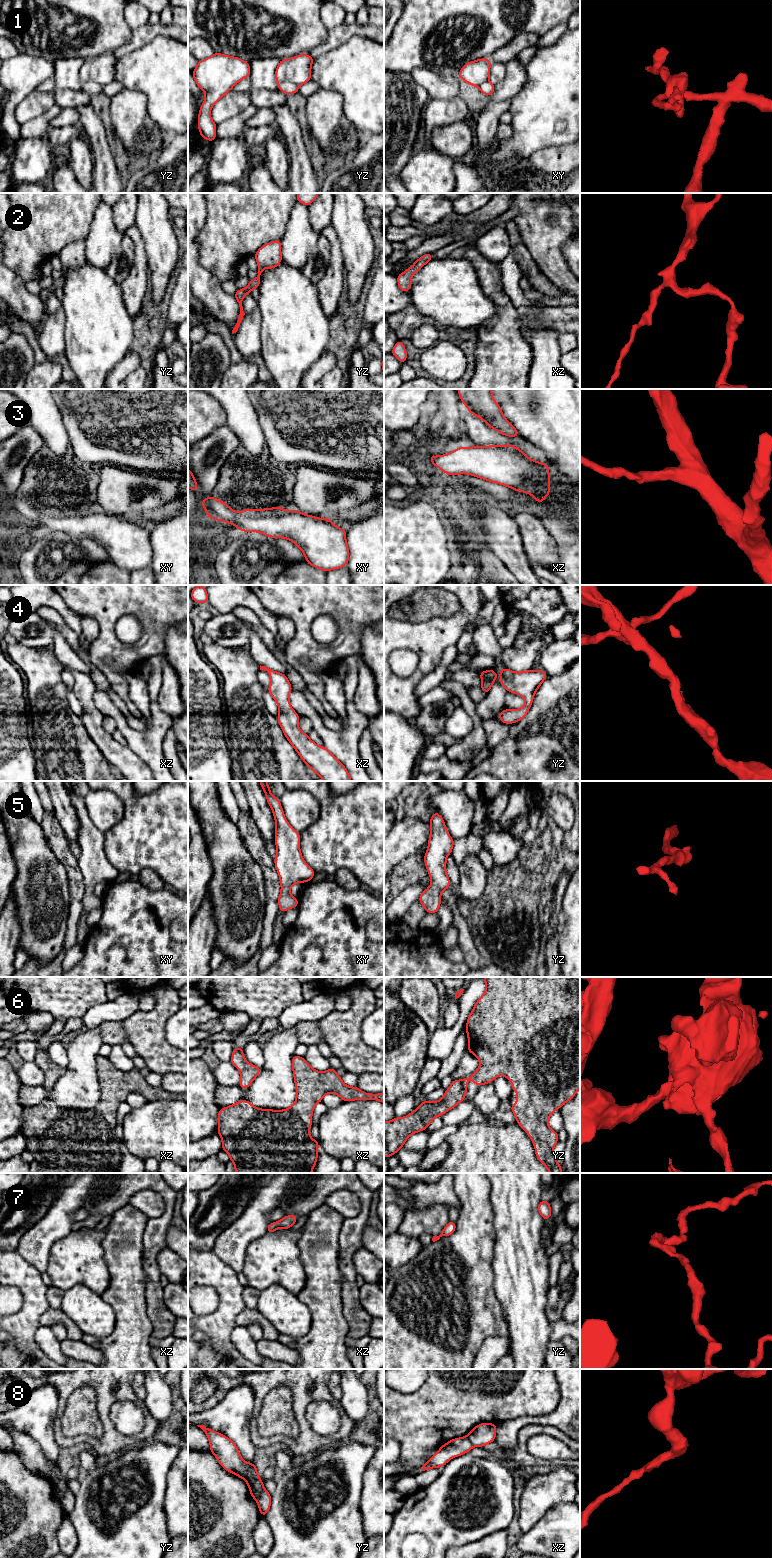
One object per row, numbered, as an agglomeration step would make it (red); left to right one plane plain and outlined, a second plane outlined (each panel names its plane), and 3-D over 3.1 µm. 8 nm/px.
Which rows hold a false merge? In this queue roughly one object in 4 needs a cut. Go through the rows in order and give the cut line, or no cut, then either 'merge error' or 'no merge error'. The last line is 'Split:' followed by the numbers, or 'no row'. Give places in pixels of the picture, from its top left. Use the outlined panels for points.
1: cut yz (278, 83), (293, 82), (298, 86); merge error
2: cut none; no merge error
3: cut none; no merge error
4: cut none; no merge error
5: cut none; no merge error
6: cut none; no merge error
7: cut none; no merge error
8: cut yz (263, 1487), (260, 1496), (256, 1500); merge error
Split: 1, 8

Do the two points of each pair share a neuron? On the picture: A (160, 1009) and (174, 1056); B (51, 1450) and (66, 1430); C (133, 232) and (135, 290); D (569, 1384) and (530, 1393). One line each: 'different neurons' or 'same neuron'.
A: same neuron
B: different neurons
C: same neuron
D: different neurons

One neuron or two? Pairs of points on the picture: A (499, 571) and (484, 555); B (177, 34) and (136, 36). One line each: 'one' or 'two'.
A: one
B: one

